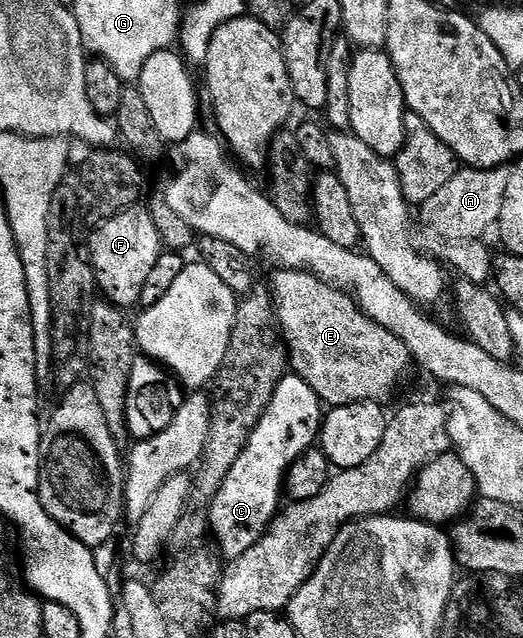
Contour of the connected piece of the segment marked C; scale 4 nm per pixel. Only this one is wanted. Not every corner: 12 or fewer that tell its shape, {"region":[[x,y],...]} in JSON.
{"region":[[278,382],[209,508],[222,557],[269,528],[285,474],[318,443],[323,405]]}

